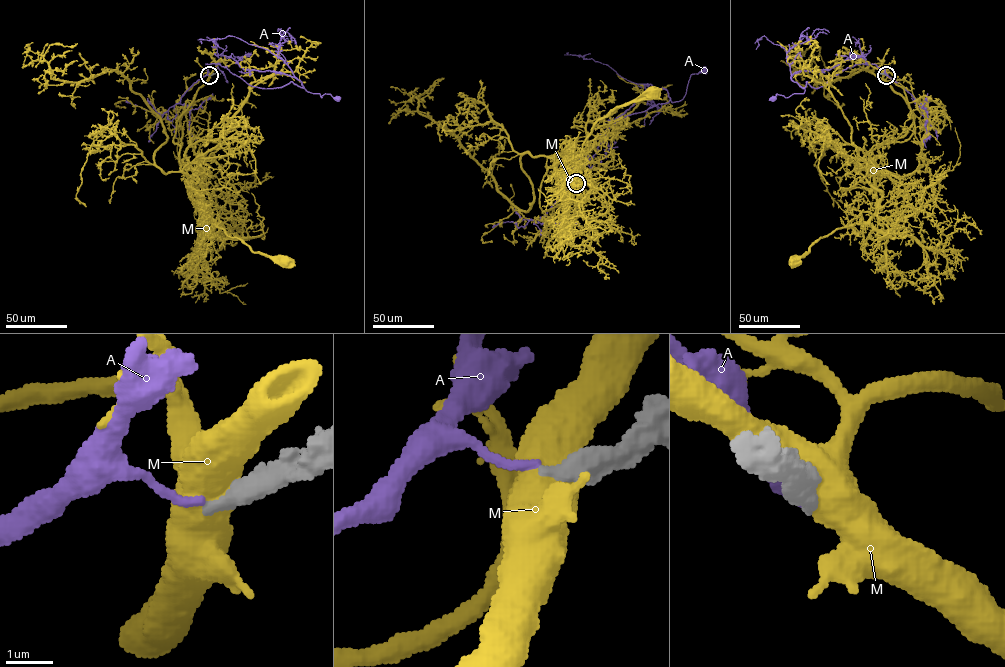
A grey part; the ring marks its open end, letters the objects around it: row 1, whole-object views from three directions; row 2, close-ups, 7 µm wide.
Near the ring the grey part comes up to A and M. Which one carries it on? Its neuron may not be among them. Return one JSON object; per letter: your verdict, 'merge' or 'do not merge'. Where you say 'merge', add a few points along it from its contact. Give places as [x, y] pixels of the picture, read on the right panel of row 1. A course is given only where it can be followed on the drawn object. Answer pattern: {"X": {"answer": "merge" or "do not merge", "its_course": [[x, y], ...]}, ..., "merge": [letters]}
{"A": {"answer": "do not merge"}, "M": {"answer": "do not merge"}, "merge": []}

